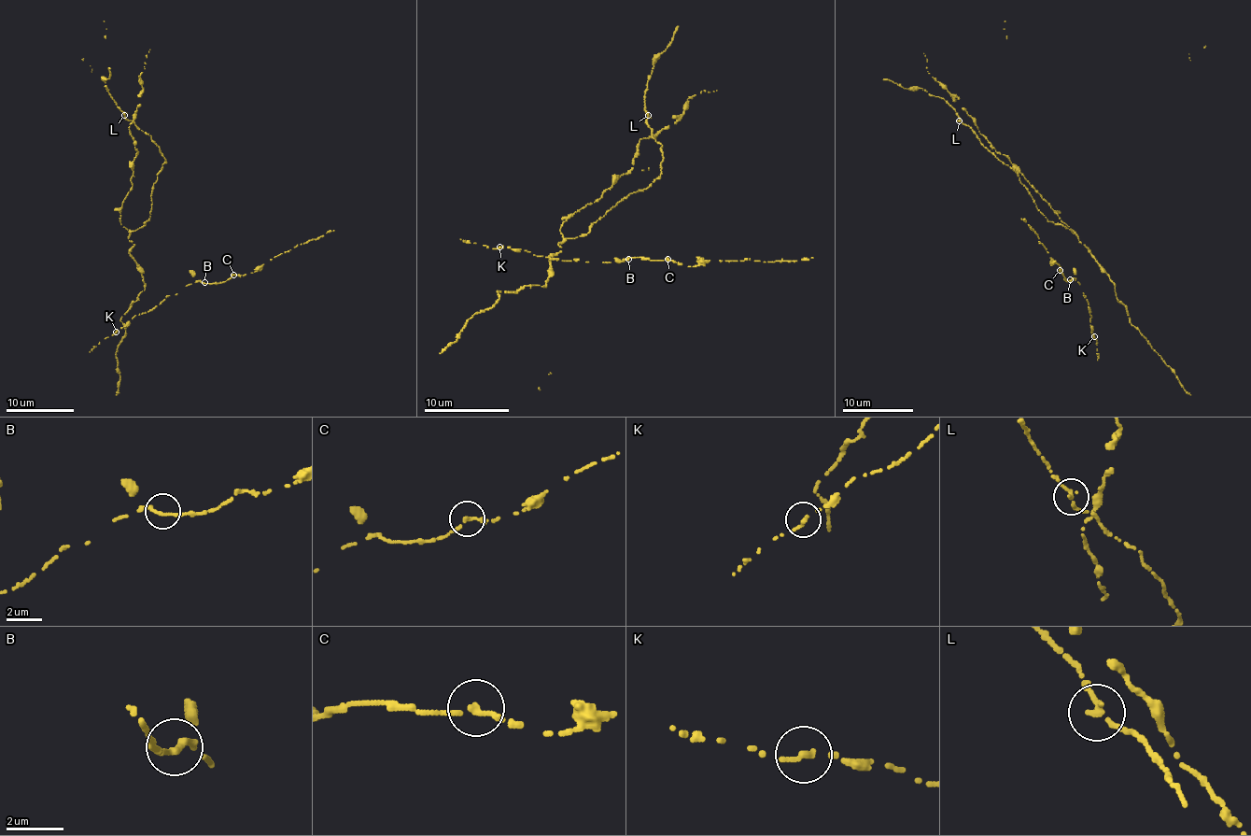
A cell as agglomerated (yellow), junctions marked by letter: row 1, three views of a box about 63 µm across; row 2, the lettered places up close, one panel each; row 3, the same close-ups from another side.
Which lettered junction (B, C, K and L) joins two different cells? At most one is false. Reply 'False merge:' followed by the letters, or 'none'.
False merge: none

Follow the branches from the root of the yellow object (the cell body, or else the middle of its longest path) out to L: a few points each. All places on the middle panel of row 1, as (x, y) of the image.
L: (577, 211), (562, 223), (564, 239), (583, 236), (617, 203), (659, 175), (662, 146), (647, 116)

